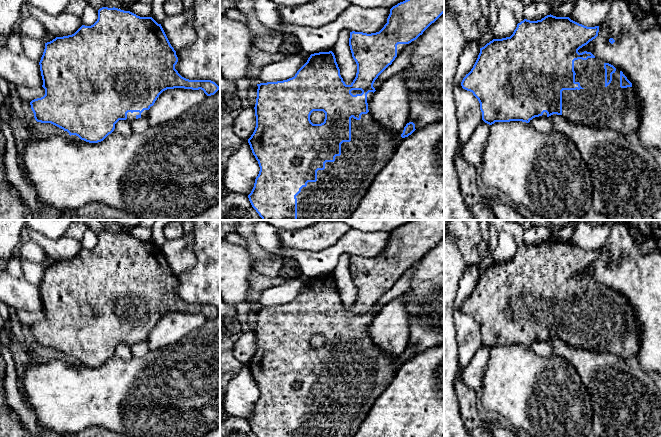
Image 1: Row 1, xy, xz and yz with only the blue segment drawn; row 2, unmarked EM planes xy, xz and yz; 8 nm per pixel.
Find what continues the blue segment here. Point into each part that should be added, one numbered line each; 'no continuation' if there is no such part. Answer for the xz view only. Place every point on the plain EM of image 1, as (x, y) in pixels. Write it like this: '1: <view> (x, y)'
1: xz (340, 411)

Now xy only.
1: xy (131, 341)

